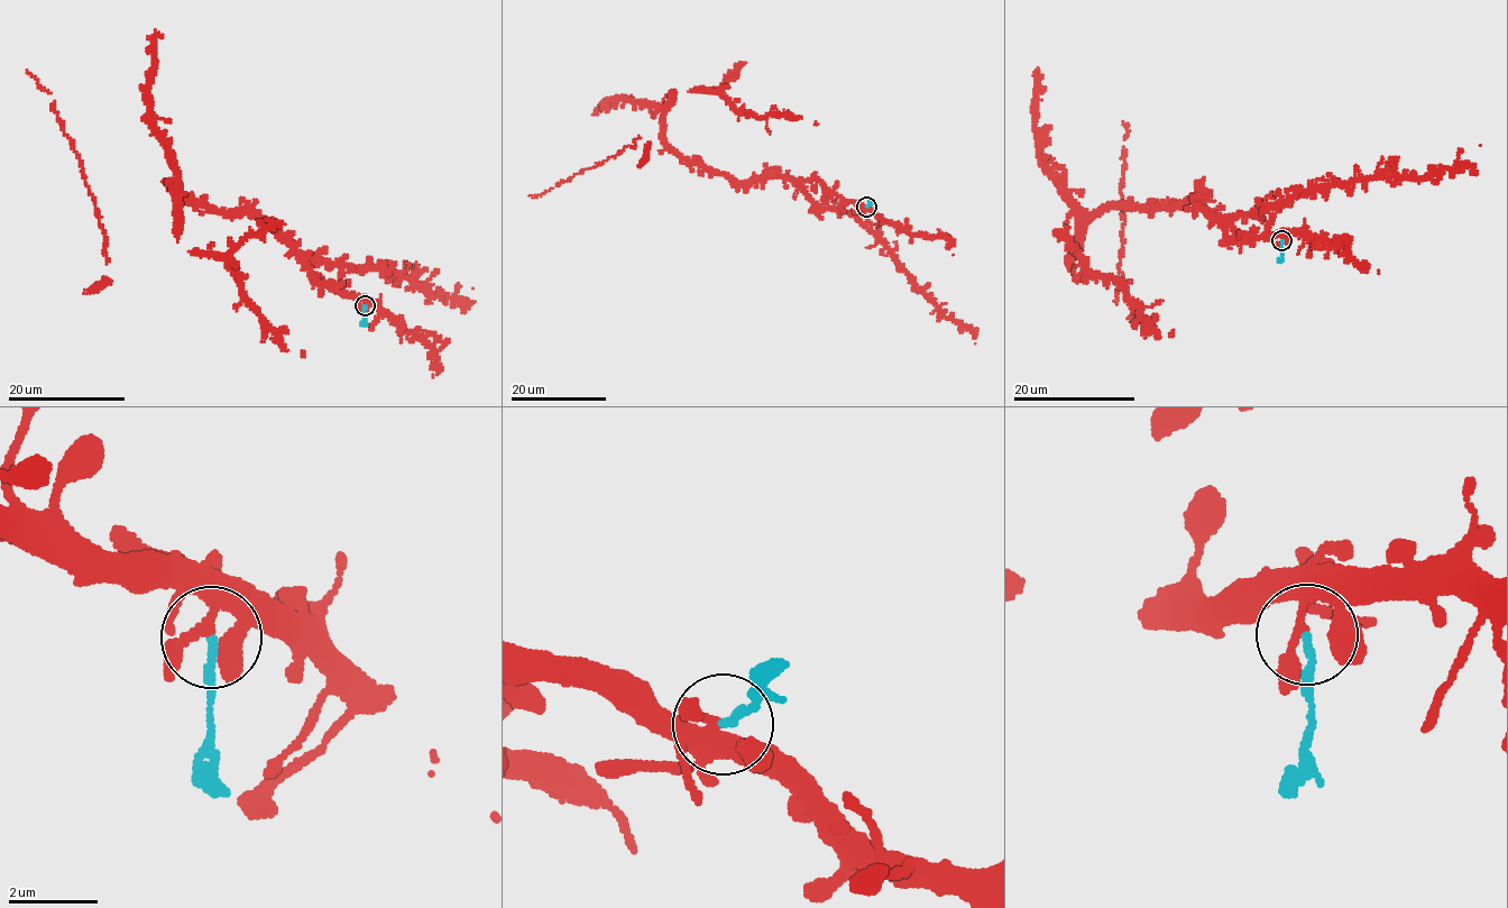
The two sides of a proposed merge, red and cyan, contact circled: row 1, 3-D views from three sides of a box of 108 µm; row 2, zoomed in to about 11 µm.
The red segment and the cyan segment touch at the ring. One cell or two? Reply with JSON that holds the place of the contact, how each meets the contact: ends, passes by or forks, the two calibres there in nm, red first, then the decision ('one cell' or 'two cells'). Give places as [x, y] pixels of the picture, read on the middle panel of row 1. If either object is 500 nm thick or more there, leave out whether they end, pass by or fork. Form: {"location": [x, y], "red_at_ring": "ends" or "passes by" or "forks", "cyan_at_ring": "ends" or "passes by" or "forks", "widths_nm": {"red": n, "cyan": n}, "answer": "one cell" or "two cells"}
{"location": [866, 207], "red_at_ring": "passes by", "cyan_at_ring": "ends", "widths_nm": {"red": 190, "cyan": 190}, "answer": "two cells"}

